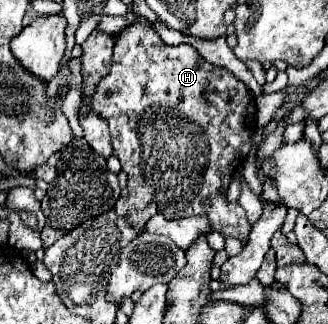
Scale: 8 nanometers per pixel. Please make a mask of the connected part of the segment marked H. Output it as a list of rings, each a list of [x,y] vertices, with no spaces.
[[[137,16],[137,24],[129,26],[115,38],[111,72],[99,82],[91,106],[107,120],[113,156],[119,158],[121,168],[129,176],[127,186],[115,202],[117,216],[125,218],[139,234],[155,214],[167,216],[167,220],[207,216],[211,226],[223,236],[247,238],[251,224],[239,212],[239,206],[229,206],[227,202],[231,176],[243,166],[251,148],[251,136],[257,130],[255,100],[247,86],[229,70],[205,62],[193,46],[163,44],[159,34],[151,30],[141,16]]]

